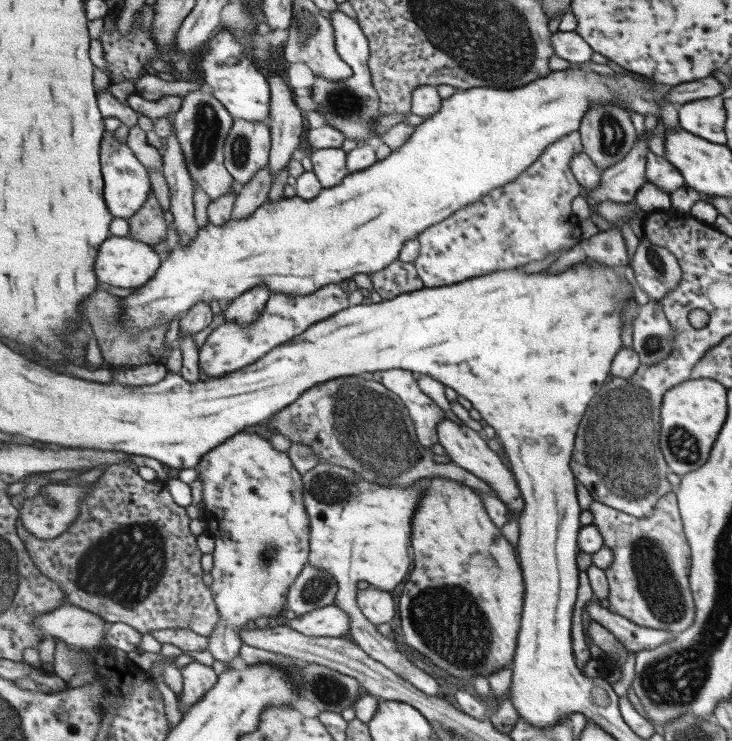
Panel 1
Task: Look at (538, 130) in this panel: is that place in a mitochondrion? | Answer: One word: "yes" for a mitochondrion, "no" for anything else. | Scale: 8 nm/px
no

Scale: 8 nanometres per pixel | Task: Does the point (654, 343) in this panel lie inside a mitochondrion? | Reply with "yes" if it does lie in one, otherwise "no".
yes

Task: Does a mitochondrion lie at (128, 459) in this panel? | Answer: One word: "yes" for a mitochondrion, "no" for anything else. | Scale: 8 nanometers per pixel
no

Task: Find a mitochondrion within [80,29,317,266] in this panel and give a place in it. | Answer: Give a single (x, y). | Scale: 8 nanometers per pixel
(206, 132)

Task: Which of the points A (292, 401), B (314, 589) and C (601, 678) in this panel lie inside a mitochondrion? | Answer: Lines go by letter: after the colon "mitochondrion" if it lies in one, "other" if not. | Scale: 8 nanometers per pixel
A: other
B: mitochondrion
C: other

